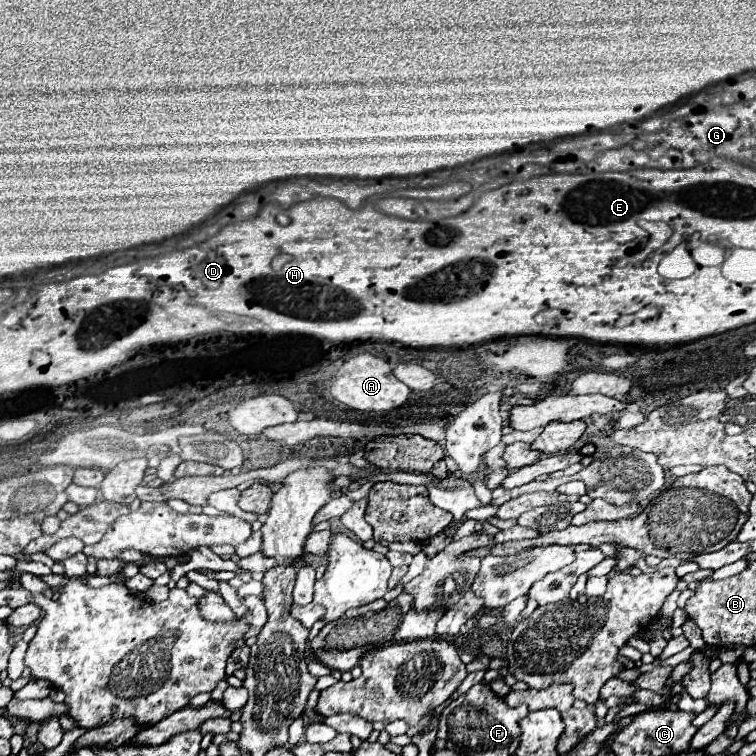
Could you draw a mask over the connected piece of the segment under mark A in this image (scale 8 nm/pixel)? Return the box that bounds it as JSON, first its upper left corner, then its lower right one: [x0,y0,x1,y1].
[331,353,411,413]

